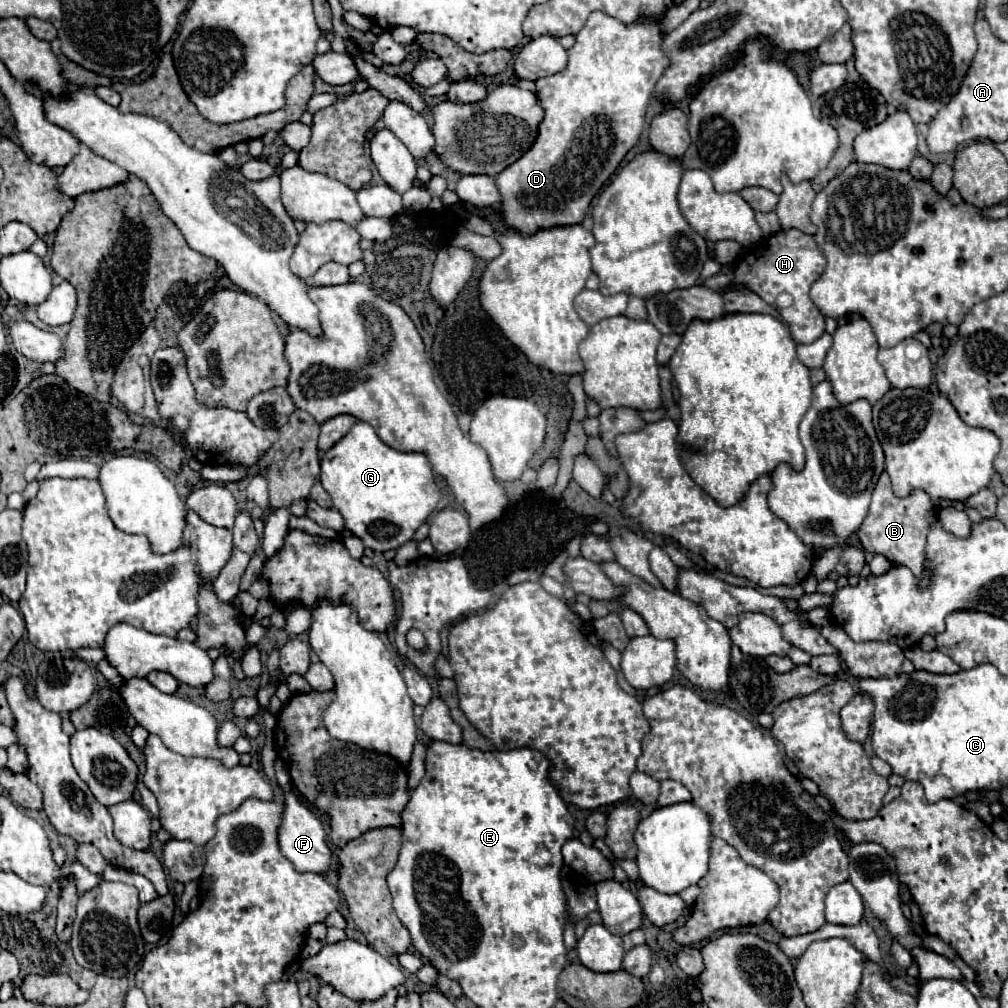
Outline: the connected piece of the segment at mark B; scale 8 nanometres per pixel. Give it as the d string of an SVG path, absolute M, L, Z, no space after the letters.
M882 473L876 489L872 491L872 503L864 523L858 529L858 537L866 551L882 553L888 561L906 565L912 569L914 575L920 575L924 565L926 533L930 529L932 519L936 519L936 509L932 507L930 497L924 491L912 491L906 497L898 497L890 489L888 473Z

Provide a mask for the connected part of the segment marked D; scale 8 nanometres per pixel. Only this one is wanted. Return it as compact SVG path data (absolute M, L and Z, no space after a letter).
M600 11L588 17L584 29L576 35L574 47L568 49L566 69L536 81L536 95L546 111L536 145L532 145L532 149L524 153L516 165L510 165L504 173L500 173L500 177L496 177L496 185L502 195L502 215L510 227L520 233L534 233L536 229L544 229L548 225L582 223L592 197L616 171L642 133L650 95L668 65L660 43L660 23L656 21L642 19L632 25L624 25Z

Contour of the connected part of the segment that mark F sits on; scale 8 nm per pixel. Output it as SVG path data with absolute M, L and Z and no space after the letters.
M279 758L275 761L275 775L277 782L285 792L284 809L282 809L282 823L278 827L278 845L282 855L296 867L296 871L314 871L314 873L324 873L330 867L332 861L332 851L326 845L326 831L318 817L304 807L294 791L290 787L290 775L284 767L284 763Z

